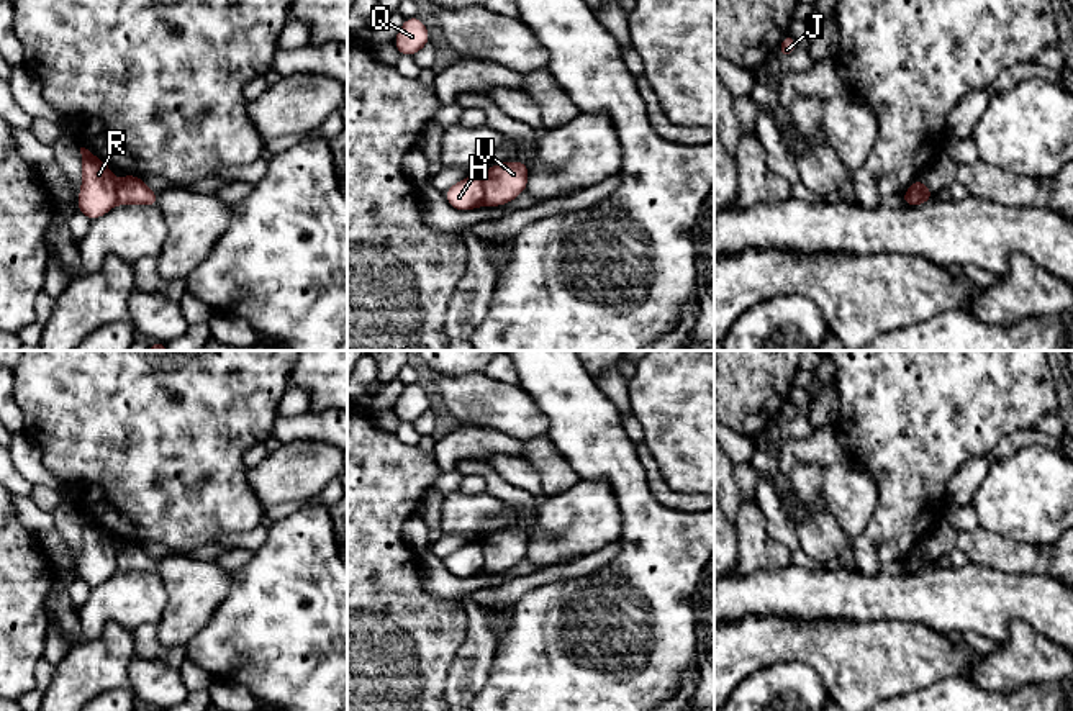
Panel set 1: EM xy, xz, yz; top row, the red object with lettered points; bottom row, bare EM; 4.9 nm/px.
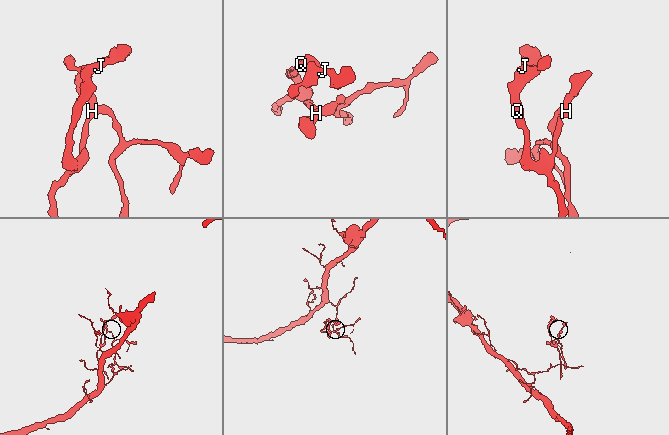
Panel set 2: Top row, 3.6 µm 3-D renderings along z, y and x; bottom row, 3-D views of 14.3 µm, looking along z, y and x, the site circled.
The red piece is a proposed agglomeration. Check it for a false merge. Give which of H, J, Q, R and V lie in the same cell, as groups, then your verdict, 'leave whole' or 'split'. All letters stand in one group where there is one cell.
H J Q R / V | split

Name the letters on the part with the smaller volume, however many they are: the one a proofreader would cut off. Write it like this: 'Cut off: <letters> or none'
Cut off: H, J, Q, R

